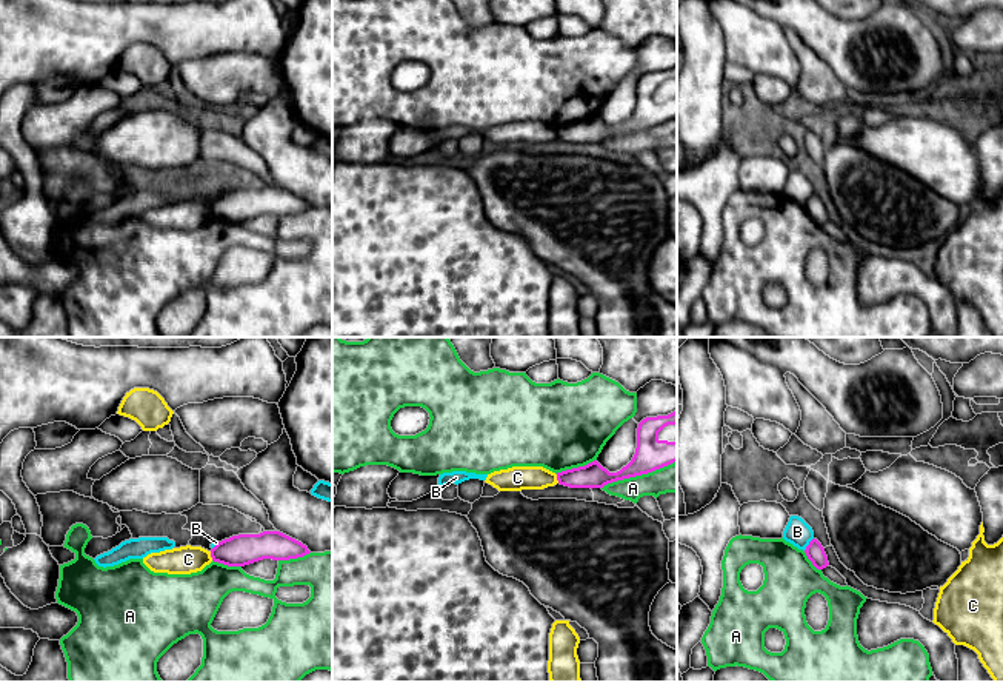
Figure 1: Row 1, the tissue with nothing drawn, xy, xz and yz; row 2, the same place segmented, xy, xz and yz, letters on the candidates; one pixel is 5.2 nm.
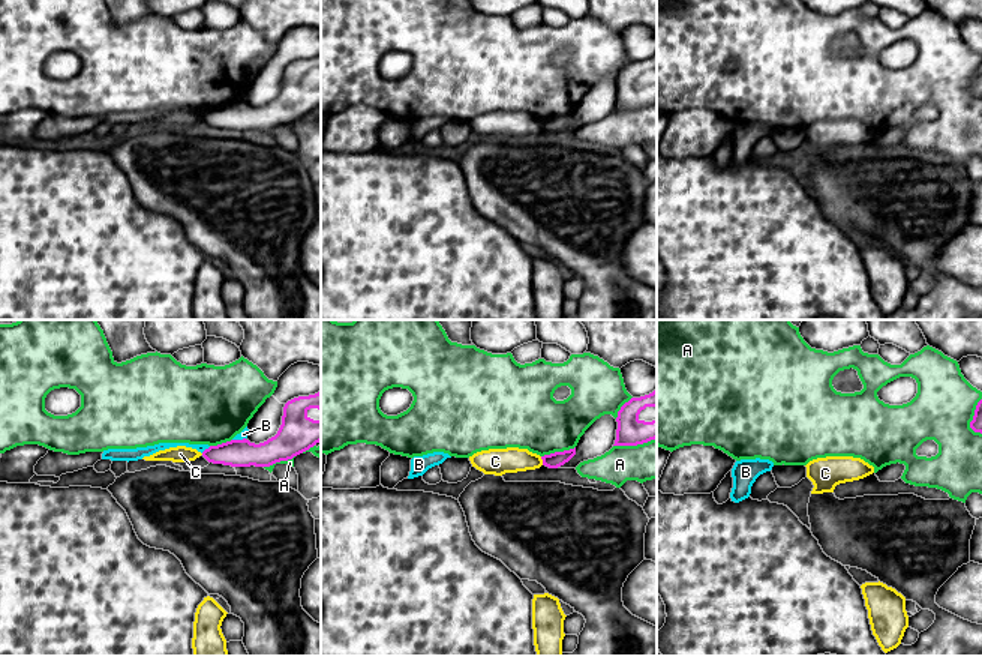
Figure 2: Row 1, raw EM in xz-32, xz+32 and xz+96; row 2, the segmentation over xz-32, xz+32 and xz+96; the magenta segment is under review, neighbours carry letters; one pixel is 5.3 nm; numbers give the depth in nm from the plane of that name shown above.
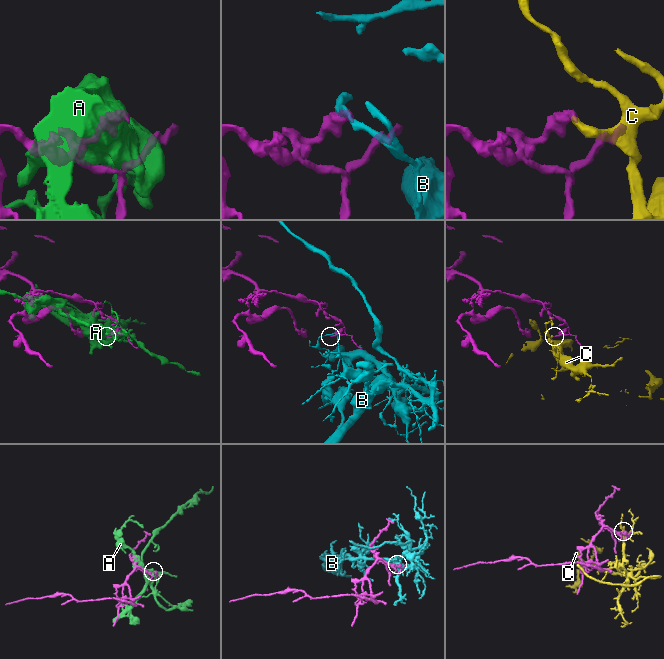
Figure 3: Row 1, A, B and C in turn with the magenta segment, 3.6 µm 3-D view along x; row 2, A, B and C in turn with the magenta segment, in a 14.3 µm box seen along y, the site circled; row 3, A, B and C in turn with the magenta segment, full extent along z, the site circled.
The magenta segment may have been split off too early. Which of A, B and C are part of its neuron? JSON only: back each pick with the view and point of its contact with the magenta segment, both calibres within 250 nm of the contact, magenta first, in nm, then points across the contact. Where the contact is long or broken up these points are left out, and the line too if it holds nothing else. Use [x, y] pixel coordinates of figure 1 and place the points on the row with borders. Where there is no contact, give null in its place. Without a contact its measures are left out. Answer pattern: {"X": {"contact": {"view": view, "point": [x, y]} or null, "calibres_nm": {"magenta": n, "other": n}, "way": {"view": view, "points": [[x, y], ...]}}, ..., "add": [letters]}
{"add": []}

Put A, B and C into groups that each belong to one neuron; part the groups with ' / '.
A / B / C

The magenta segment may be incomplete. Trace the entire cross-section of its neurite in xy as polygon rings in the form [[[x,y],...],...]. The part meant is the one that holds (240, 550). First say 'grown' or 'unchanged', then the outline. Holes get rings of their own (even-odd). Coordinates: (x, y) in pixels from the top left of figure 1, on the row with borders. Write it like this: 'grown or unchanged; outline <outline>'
unchanged; outline [[[263,531],[225,539],[211,550],[211,557],[228,567],[245,567],[263,559],[289,560],[309,553],[306,545],[280,531]]]

